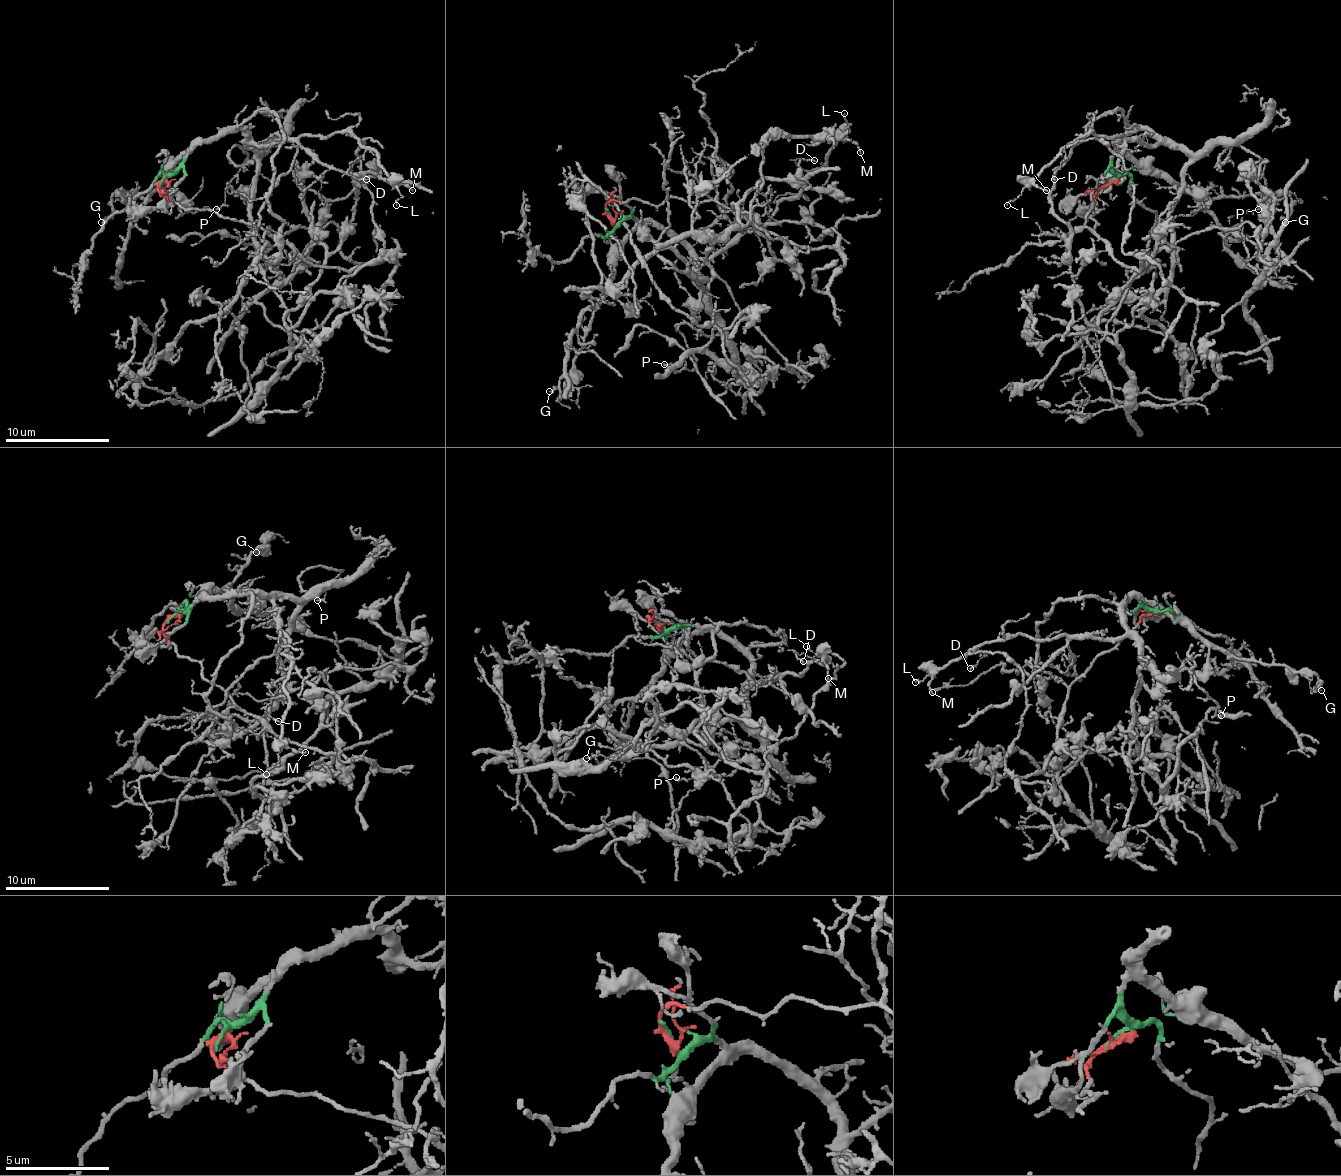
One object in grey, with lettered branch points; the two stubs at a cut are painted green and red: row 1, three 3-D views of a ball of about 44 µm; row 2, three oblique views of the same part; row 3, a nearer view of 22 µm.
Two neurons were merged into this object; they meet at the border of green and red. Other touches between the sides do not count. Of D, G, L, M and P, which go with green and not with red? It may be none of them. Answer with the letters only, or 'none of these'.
D, G, L, M, P

